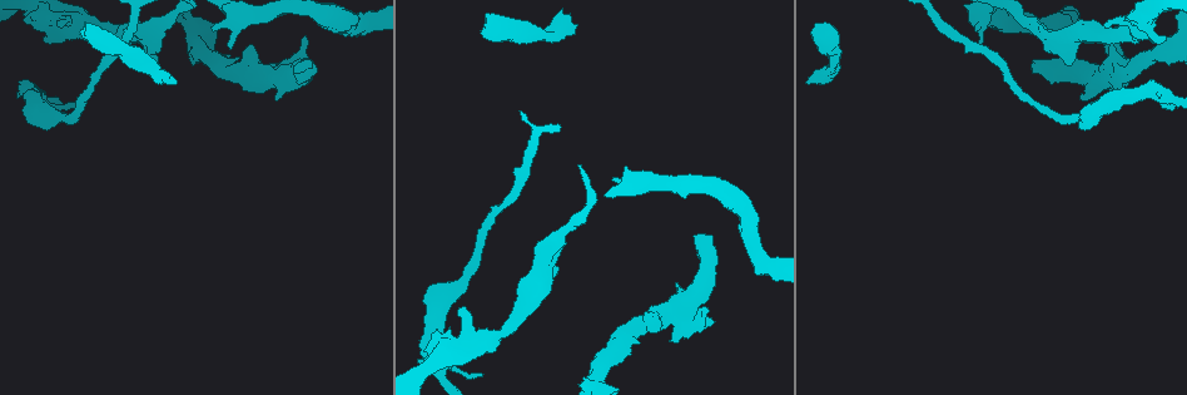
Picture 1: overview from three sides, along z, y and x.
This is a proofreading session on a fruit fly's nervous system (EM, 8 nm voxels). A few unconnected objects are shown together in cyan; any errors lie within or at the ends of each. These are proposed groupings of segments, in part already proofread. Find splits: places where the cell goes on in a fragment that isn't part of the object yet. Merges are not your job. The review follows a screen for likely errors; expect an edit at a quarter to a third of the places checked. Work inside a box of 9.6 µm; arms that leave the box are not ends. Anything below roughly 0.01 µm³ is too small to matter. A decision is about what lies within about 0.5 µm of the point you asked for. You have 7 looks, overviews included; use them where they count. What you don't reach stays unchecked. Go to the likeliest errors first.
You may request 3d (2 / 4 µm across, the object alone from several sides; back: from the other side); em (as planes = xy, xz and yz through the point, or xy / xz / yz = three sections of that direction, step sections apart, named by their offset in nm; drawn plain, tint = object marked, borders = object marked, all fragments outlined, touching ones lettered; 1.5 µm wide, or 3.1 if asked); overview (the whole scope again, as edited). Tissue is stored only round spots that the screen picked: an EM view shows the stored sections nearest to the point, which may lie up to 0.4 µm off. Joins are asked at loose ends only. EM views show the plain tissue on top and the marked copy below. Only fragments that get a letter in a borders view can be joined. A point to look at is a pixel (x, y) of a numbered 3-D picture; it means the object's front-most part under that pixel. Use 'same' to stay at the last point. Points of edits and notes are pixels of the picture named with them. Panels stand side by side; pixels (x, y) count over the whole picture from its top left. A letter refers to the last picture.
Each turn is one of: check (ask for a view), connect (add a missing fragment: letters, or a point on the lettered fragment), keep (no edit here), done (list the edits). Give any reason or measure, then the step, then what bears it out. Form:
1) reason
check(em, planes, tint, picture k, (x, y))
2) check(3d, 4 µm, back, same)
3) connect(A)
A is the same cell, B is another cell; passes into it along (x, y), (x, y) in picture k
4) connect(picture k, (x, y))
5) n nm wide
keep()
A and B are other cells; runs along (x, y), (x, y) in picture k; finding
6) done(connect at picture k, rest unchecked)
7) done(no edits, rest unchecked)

free end
check(3d, 4 µm, picture 1, (974, 30))

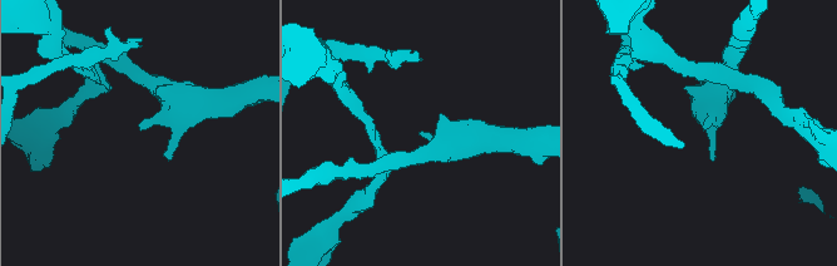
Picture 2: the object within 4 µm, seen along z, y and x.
check(em, yz, step 8, borders, picture 2, (418, 135))

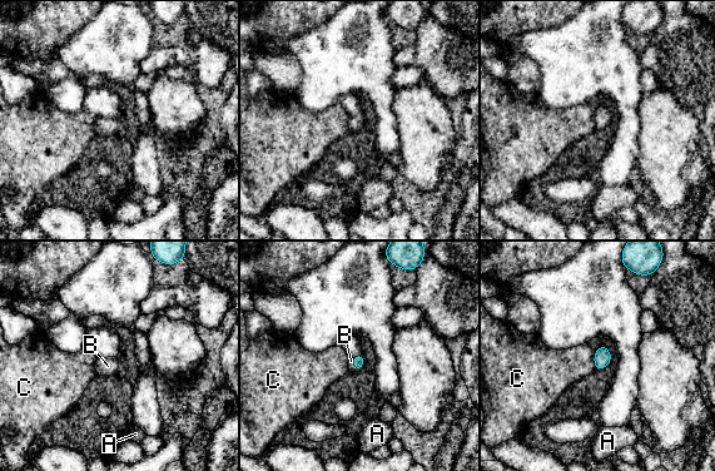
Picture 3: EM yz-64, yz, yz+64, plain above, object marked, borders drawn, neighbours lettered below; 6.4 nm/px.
another direction
check(em, planes, borders, same)

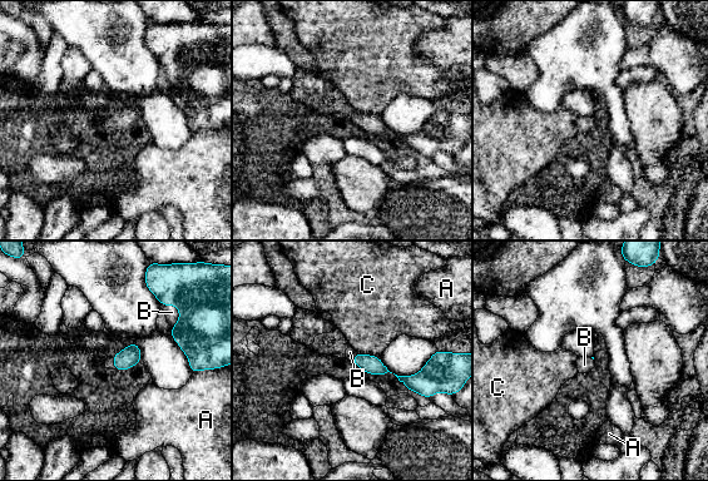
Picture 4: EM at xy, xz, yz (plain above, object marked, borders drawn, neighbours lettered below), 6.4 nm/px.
connect(B)
B is the same cell, A and C are other cells; the cell continues

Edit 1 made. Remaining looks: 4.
free end
check(em, yz, step 4, borders, picture 1, (60, 27))

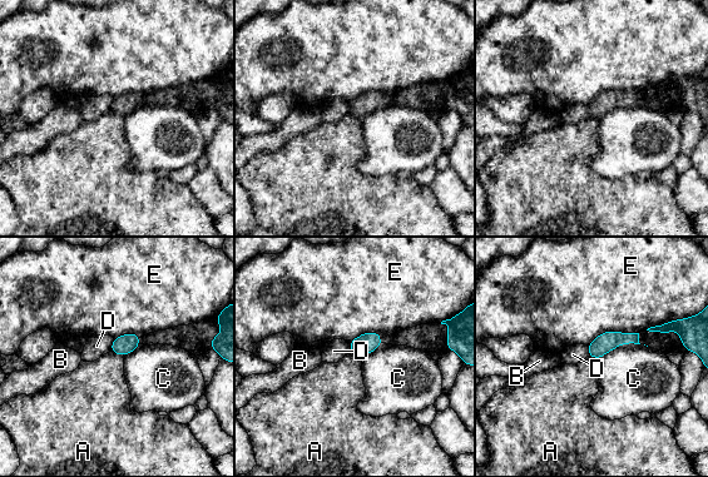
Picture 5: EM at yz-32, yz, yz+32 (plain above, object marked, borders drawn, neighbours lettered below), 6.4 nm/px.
another direction
check(em, planes, borders, same)

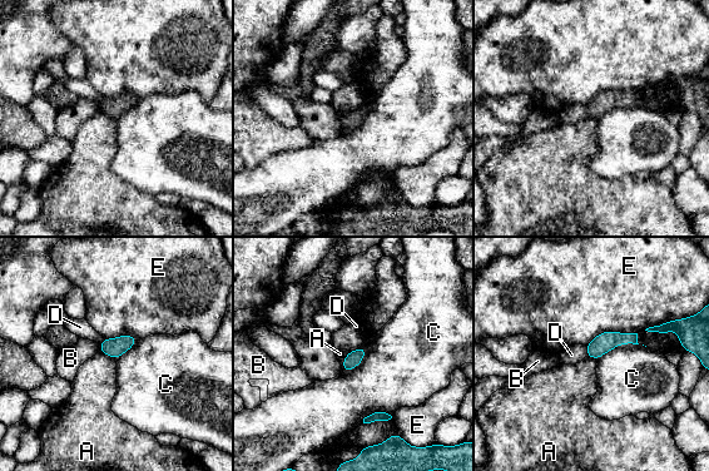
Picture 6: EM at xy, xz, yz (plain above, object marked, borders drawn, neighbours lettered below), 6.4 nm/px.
keep()
A, B, C, D and E are other cells; border along (99, 350), (114, 360) in picture 6; none of them fits

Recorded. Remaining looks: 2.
stops while still wide
check(em, planes, borders, picture 1, (157, 51))

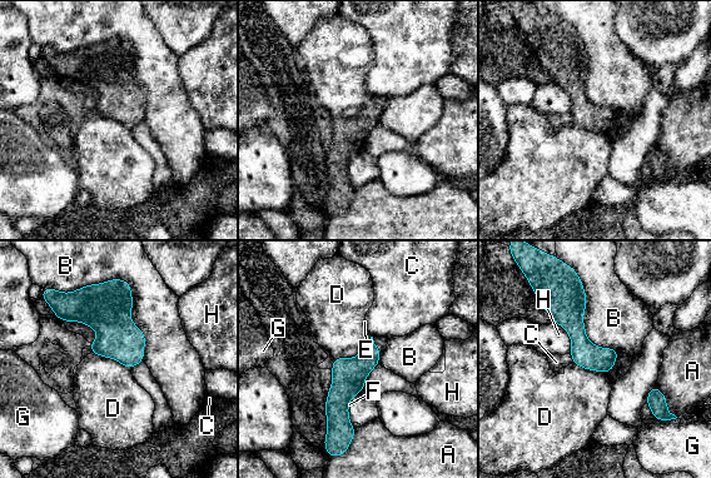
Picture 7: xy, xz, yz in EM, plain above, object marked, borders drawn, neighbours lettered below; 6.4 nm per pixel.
keep()
A, B, C, D, E, F, G and H are other cells; border along (371, 335), (354, 357), (333, 358) in picture 7; none of them fits

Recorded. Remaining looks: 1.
done(connect at picture 4, rest unchecked)

